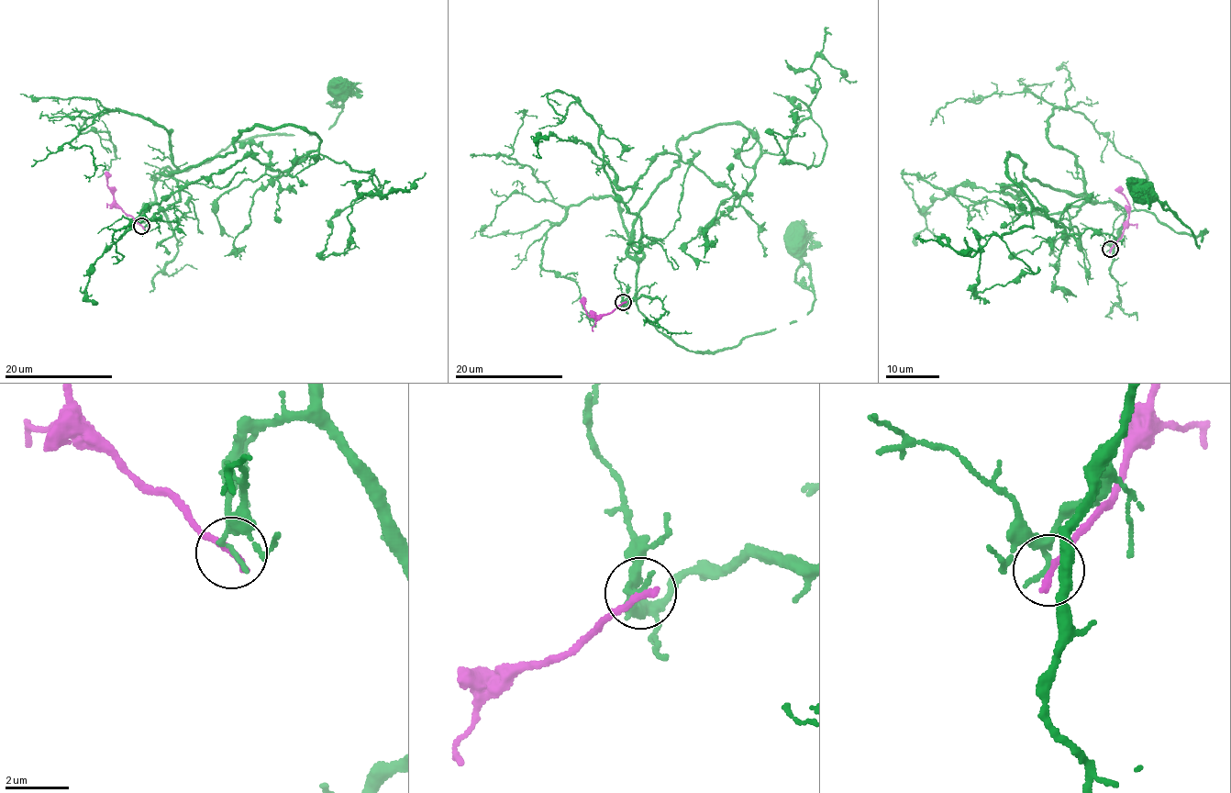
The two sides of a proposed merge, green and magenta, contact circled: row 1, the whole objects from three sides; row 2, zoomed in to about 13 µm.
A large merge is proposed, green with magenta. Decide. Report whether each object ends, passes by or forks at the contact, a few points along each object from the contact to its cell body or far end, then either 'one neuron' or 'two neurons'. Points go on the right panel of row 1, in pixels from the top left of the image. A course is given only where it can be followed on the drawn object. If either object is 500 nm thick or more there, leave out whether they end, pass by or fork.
green ends; magenta ends; course green (1110, 249), (1125, 214), (1140, 209), (1174, 231), (1208, 233), (1202, 231), (1197, 247), (1190, 228), (1141, 189); course magenta (1110, 249), (1121, 236), (1128, 218), (1128, 205), (1118, 186); two neurons

